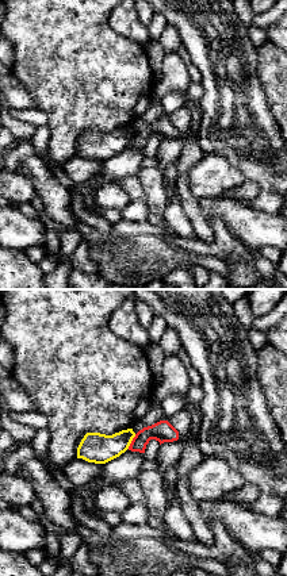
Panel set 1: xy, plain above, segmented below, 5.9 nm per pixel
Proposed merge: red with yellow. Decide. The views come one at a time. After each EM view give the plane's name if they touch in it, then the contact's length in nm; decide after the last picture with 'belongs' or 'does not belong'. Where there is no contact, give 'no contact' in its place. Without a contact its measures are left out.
contact in xy; length 100 nm

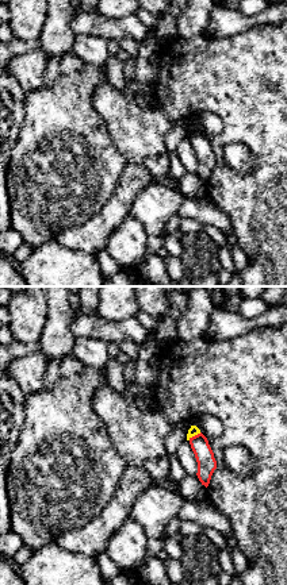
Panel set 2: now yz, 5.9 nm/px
contact in yz; length 90 nm

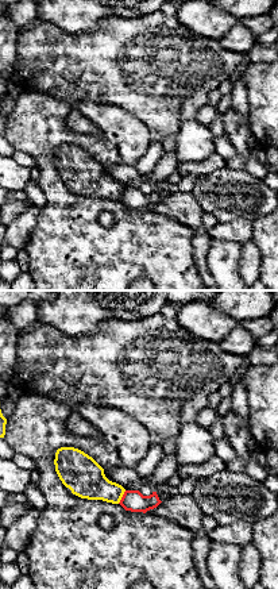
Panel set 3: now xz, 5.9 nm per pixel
contact in xz; length 90 nm

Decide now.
does not belong

